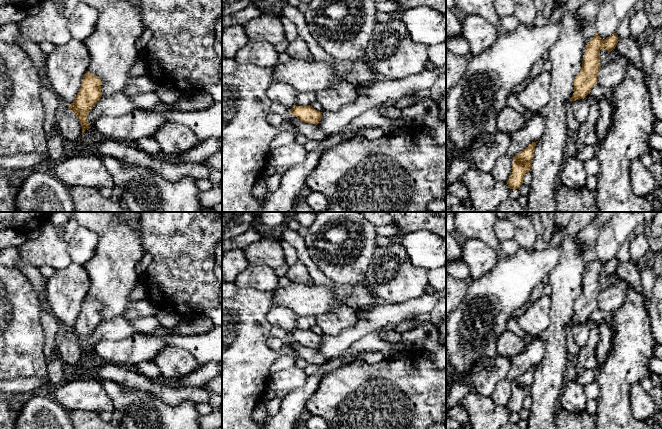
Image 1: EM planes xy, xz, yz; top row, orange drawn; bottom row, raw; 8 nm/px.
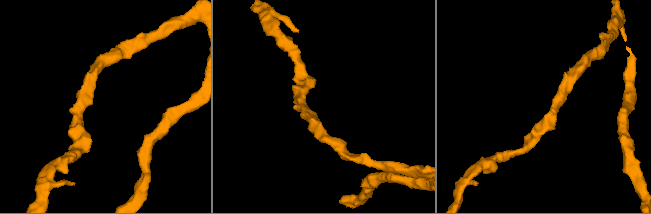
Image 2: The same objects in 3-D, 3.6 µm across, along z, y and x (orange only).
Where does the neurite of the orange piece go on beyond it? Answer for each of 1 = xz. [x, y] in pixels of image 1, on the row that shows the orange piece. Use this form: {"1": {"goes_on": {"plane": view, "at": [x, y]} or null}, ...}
{"1": {"goes_on": null}}

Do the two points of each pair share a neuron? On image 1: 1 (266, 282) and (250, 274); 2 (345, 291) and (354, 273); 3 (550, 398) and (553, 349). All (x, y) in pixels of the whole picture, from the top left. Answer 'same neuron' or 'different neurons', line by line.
1: same neuron
2: different neurons
3: same neuron

